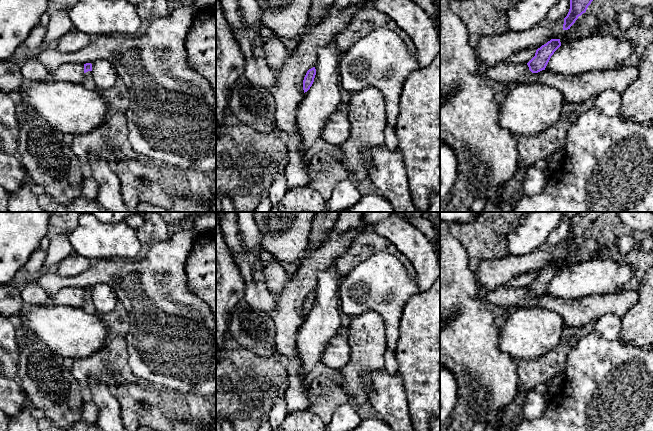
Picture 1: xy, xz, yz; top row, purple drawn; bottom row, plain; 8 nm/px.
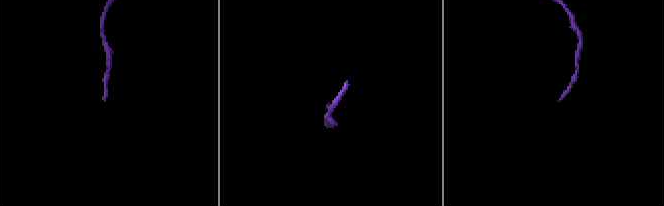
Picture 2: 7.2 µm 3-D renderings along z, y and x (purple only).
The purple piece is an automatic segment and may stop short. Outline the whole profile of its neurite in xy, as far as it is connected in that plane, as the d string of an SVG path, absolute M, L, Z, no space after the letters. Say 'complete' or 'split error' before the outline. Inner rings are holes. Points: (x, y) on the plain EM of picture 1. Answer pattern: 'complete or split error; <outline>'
split error; M91 287L84 288L84 301L81 308L86 312L97 314L94 307L94 303L92 301L92 288Z

